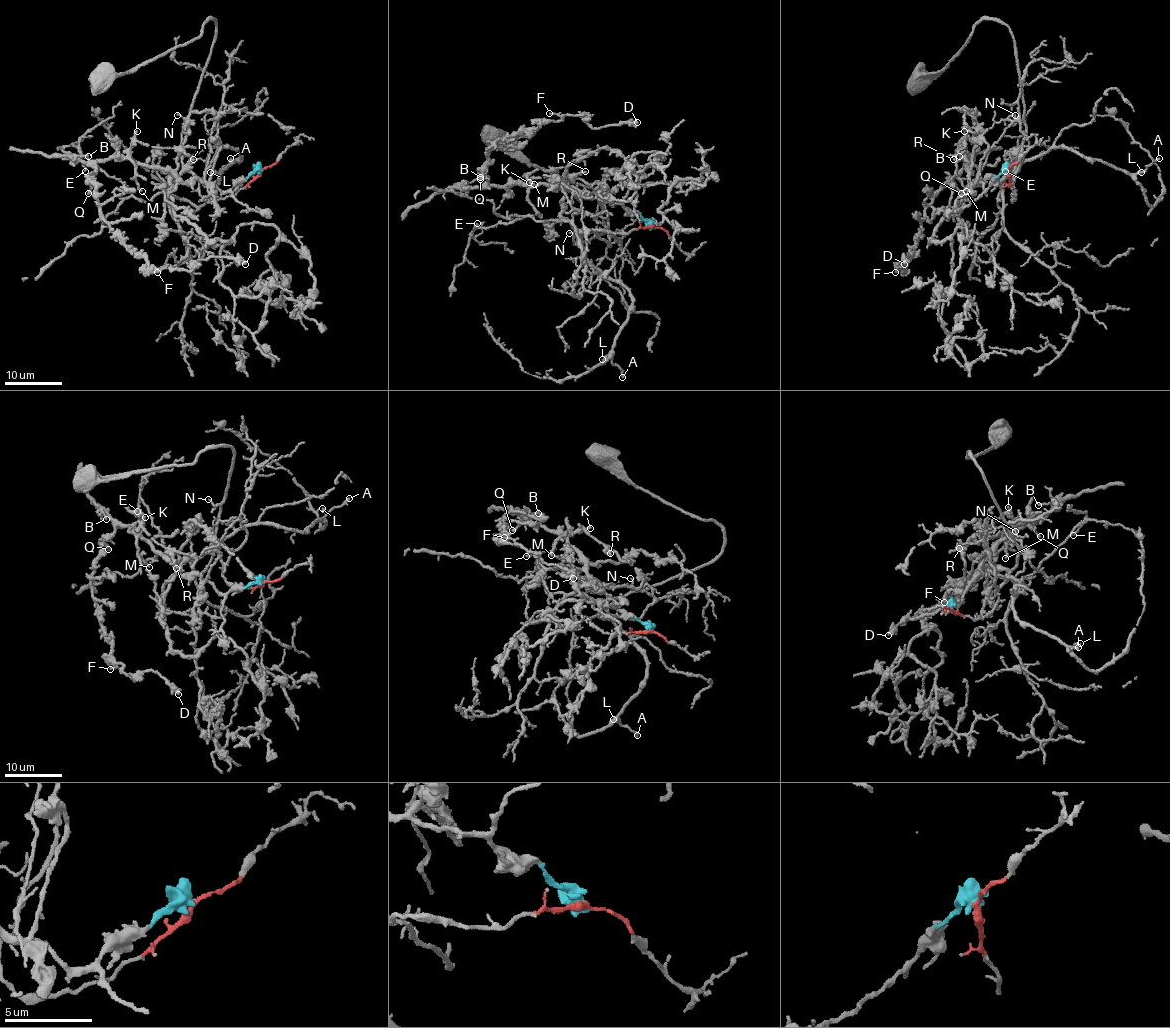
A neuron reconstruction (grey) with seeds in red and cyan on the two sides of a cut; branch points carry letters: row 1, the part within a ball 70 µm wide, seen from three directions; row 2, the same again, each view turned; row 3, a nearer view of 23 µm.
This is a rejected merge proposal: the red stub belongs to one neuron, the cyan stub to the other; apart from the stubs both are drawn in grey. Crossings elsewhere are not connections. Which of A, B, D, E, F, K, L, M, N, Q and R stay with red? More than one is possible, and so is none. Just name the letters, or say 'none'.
A, E, L, N

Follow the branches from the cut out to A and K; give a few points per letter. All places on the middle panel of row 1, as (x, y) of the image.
A: (653, 226), (581, 235), (586, 258), (619, 281), (631, 298), (629, 318), (611, 353), (623, 377)
K: (653, 226), (637, 212), (629, 212), (617, 204), (581, 196), (574, 189), (548, 183), (528, 182)

